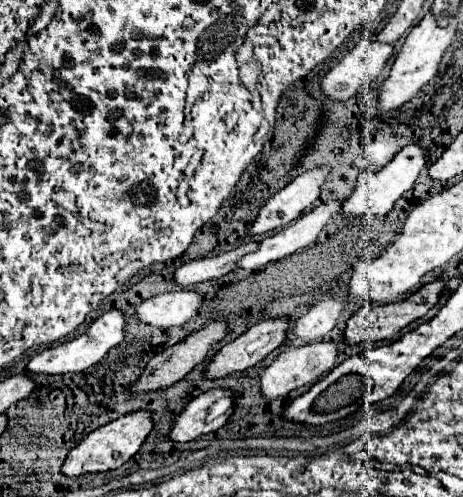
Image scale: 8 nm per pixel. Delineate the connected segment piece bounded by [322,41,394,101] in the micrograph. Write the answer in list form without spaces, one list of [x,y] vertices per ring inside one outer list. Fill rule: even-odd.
[[[360,41],[350,53],[344,55],[344,59],[334,65],[326,77],[322,79],[322,91],[330,97],[330,99],[336,99],[336,101],[346,101],[350,97],[354,97],[356,93],[360,93],[366,85],[372,85],[378,81],[378,77],[382,75],[390,55],[394,51],[394,45],[386,45],[386,43],[380,43],[380,41]]]

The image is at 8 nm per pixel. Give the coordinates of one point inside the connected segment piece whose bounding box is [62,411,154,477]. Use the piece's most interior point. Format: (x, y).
(126, 435)

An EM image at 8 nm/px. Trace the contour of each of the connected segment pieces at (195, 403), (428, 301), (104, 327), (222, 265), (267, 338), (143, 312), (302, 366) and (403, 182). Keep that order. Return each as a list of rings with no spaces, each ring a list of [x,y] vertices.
[[[210,389],[202,395],[198,395],[196,399],[192,399],[186,405],[186,409],[176,417],[176,423],[170,431],[170,439],[172,441],[192,441],[192,439],[198,439],[200,435],[220,429],[228,421],[228,417],[232,415],[234,407],[228,409],[224,415],[212,419],[210,423],[206,423],[206,417],[208,417],[210,407],[216,401],[220,401],[222,397],[236,397],[236,393],[232,389]]]
[[[434,281],[434,283],[428,283],[428,285],[420,287],[416,293],[412,293],[402,303],[398,301],[398,303],[388,303],[388,305],[378,305],[378,307],[362,307],[362,309],[358,309],[350,317],[344,337],[352,345],[354,343],[362,343],[362,341],[382,341],[382,339],[390,339],[392,335],[396,335],[400,329],[404,329],[412,321],[424,317],[438,303],[442,291],[444,291],[444,283],[442,281]]]
[[[110,309],[110,311],[106,311],[104,315],[100,315],[100,317],[90,325],[90,329],[88,329],[84,335],[76,337],[74,341],[60,343],[60,345],[56,345],[56,347],[50,347],[50,349],[46,349],[46,351],[34,355],[34,357],[30,359],[30,363],[28,363],[26,369],[32,371],[32,373],[46,373],[46,375],[80,373],[80,371],[88,369],[88,367],[100,363],[112,347],[116,347],[116,345],[120,345],[120,343],[124,341],[124,335],[126,335],[124,325],[126,325],[126,313],[120,311],[120,309]]]
[[[244,243],[228,253],[216,255],[216,257],[206,257],[206,259],[196,259],[196,261],[188,261],[182,267],[176,269],[174,273],[174,281],[182,287],[194,285],[194,283],[202,283],[202,281],[212,281],[218,277],[224,277],[228,273],[232,273],[238,267],[240,257],[244,257],[246,253],[252,253],[254,249],[258,249],[258,243]]]
[[[282,315],[276,319],[266,319],[256,325],[252,325],[246,333],[242,333],[232,343],[224,345],[210,365],[206,367],[208,379],[218,379],[234,371],[244,371],[256,363],[260,363],[266,355],[270,355],[274,349],[278,349],[284,339],[286,331],[290,327],[290,317]]]
[[[180,289],[146,299],[136,307],[138,319],[154,327],[174,327],[188,323],[204,305],[204,295],[192,289]]]
[[[314,341],[296,349],[288,349],[276,357],[276,361],[262,373],[260,383],[262,383],[262,393],[266,399],[276,399],[288,395],[292,389],[304,387],[308,383],[316,383],[322,379],[334,365],[336,365],[336,355],[338,355],[338,345],[334,341]]]
[[[412,143],[412,145],[406,145],[402,147],[394,159],[382,167],[378,173],[362,173],[360,179],[358,179],[358,185],[354,189],[354,193],[350,195],[350,199],[344,201],[344,215],[346,217],[362,217],[362,215],[374,215],[374,217],[382,217],[386,215],[394,203],[414,187],[420,171],[426,167],[428,163],[428,147],[420,145],[420,143]]]

